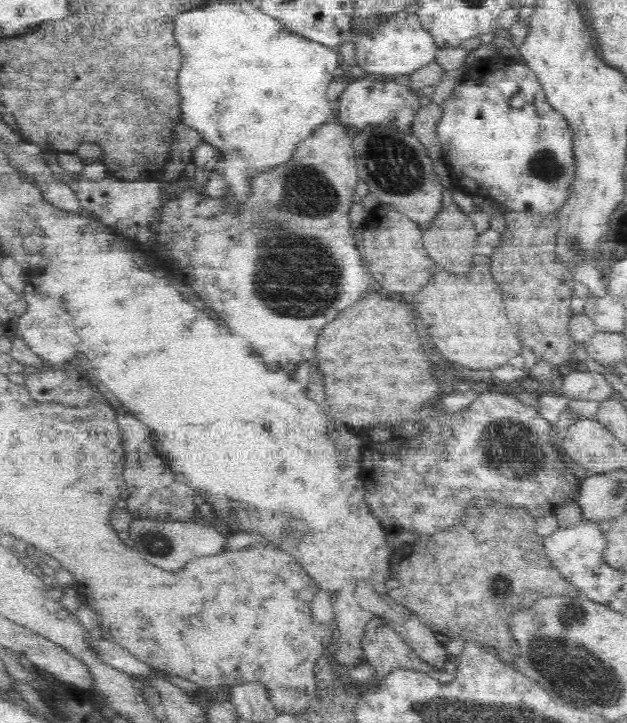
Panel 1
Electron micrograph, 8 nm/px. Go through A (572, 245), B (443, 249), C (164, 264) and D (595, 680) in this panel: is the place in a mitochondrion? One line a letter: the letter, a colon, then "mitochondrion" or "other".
A: mitochondrion
B: other
C: other
D: mitochondrion

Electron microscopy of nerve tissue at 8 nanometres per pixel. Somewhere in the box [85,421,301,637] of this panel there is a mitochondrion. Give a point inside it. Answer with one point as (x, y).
(155, 543)

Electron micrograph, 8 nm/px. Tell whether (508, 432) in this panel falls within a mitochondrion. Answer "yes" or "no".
yes

